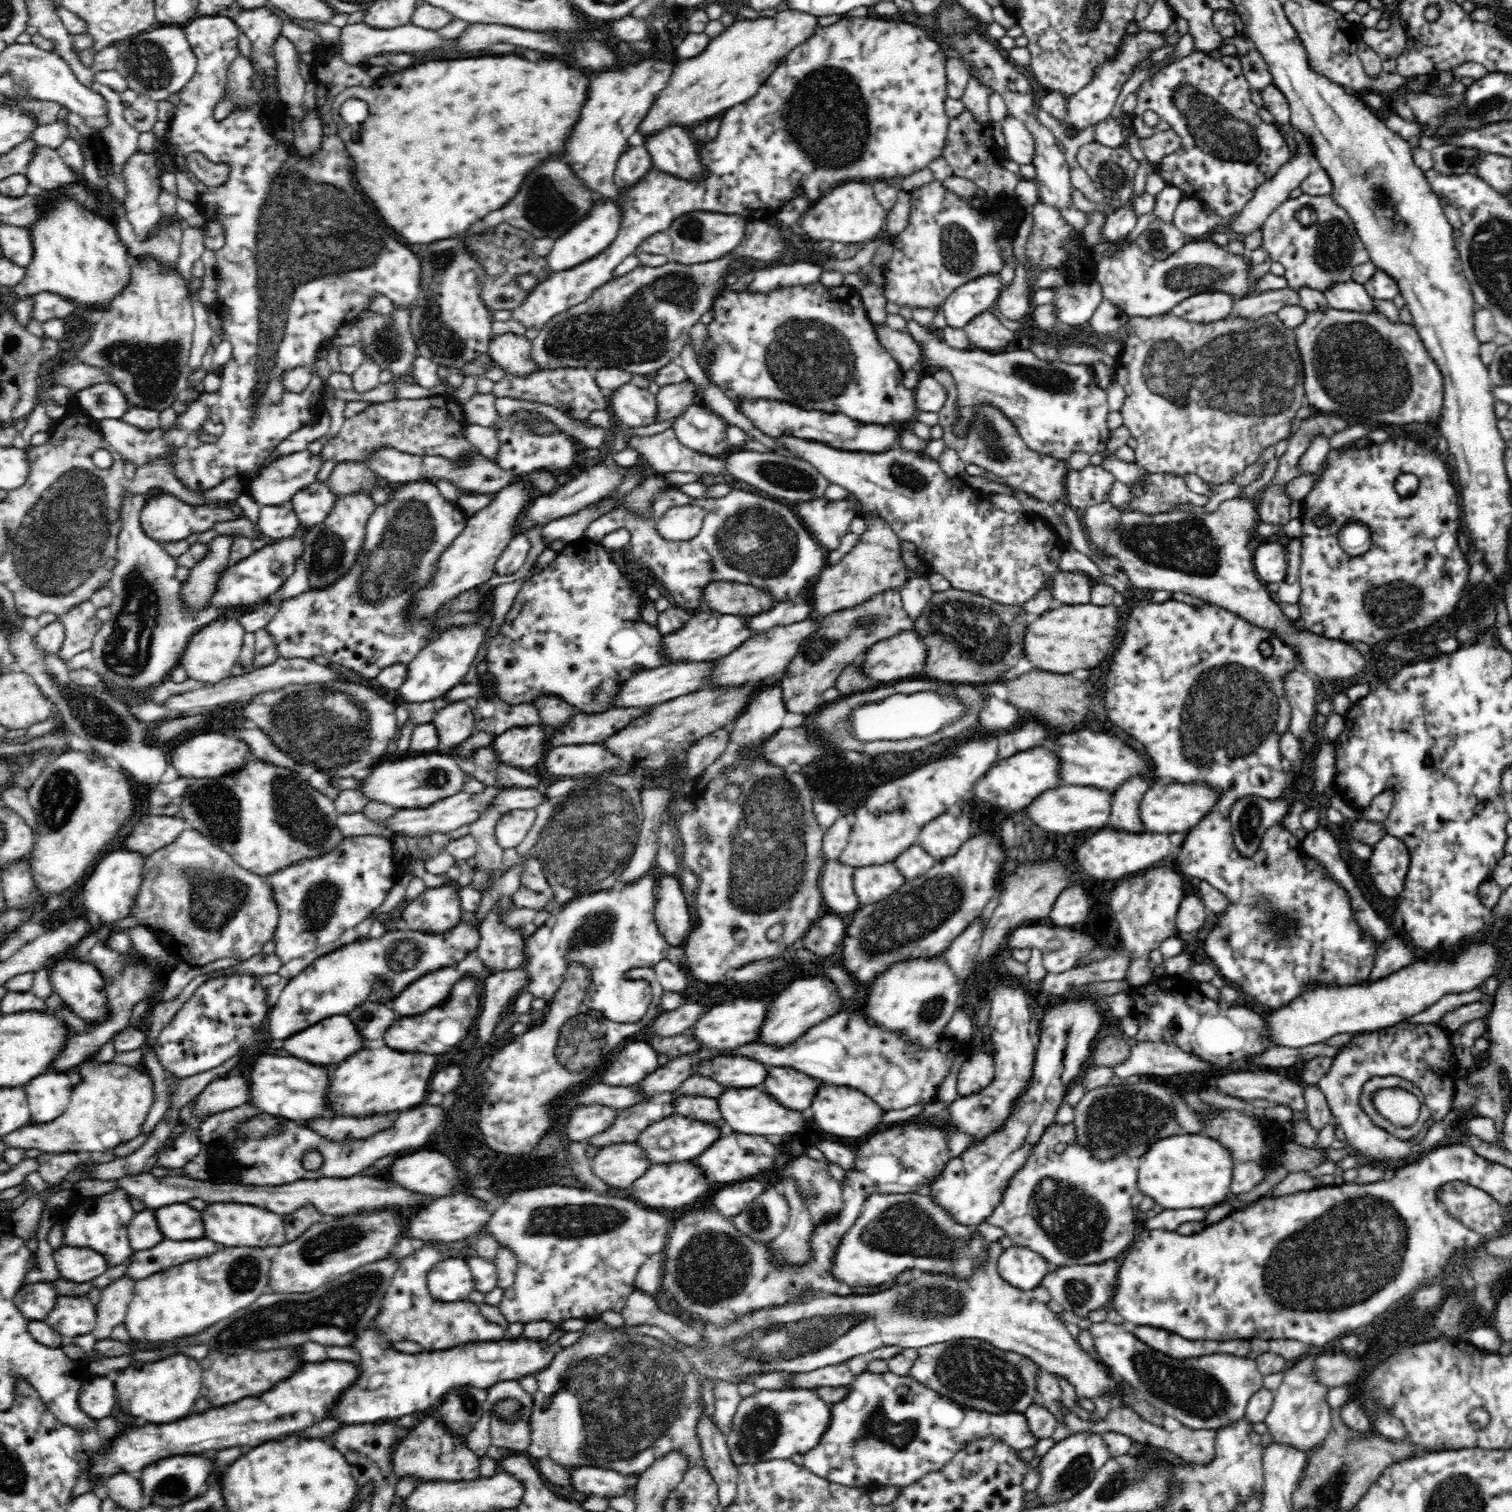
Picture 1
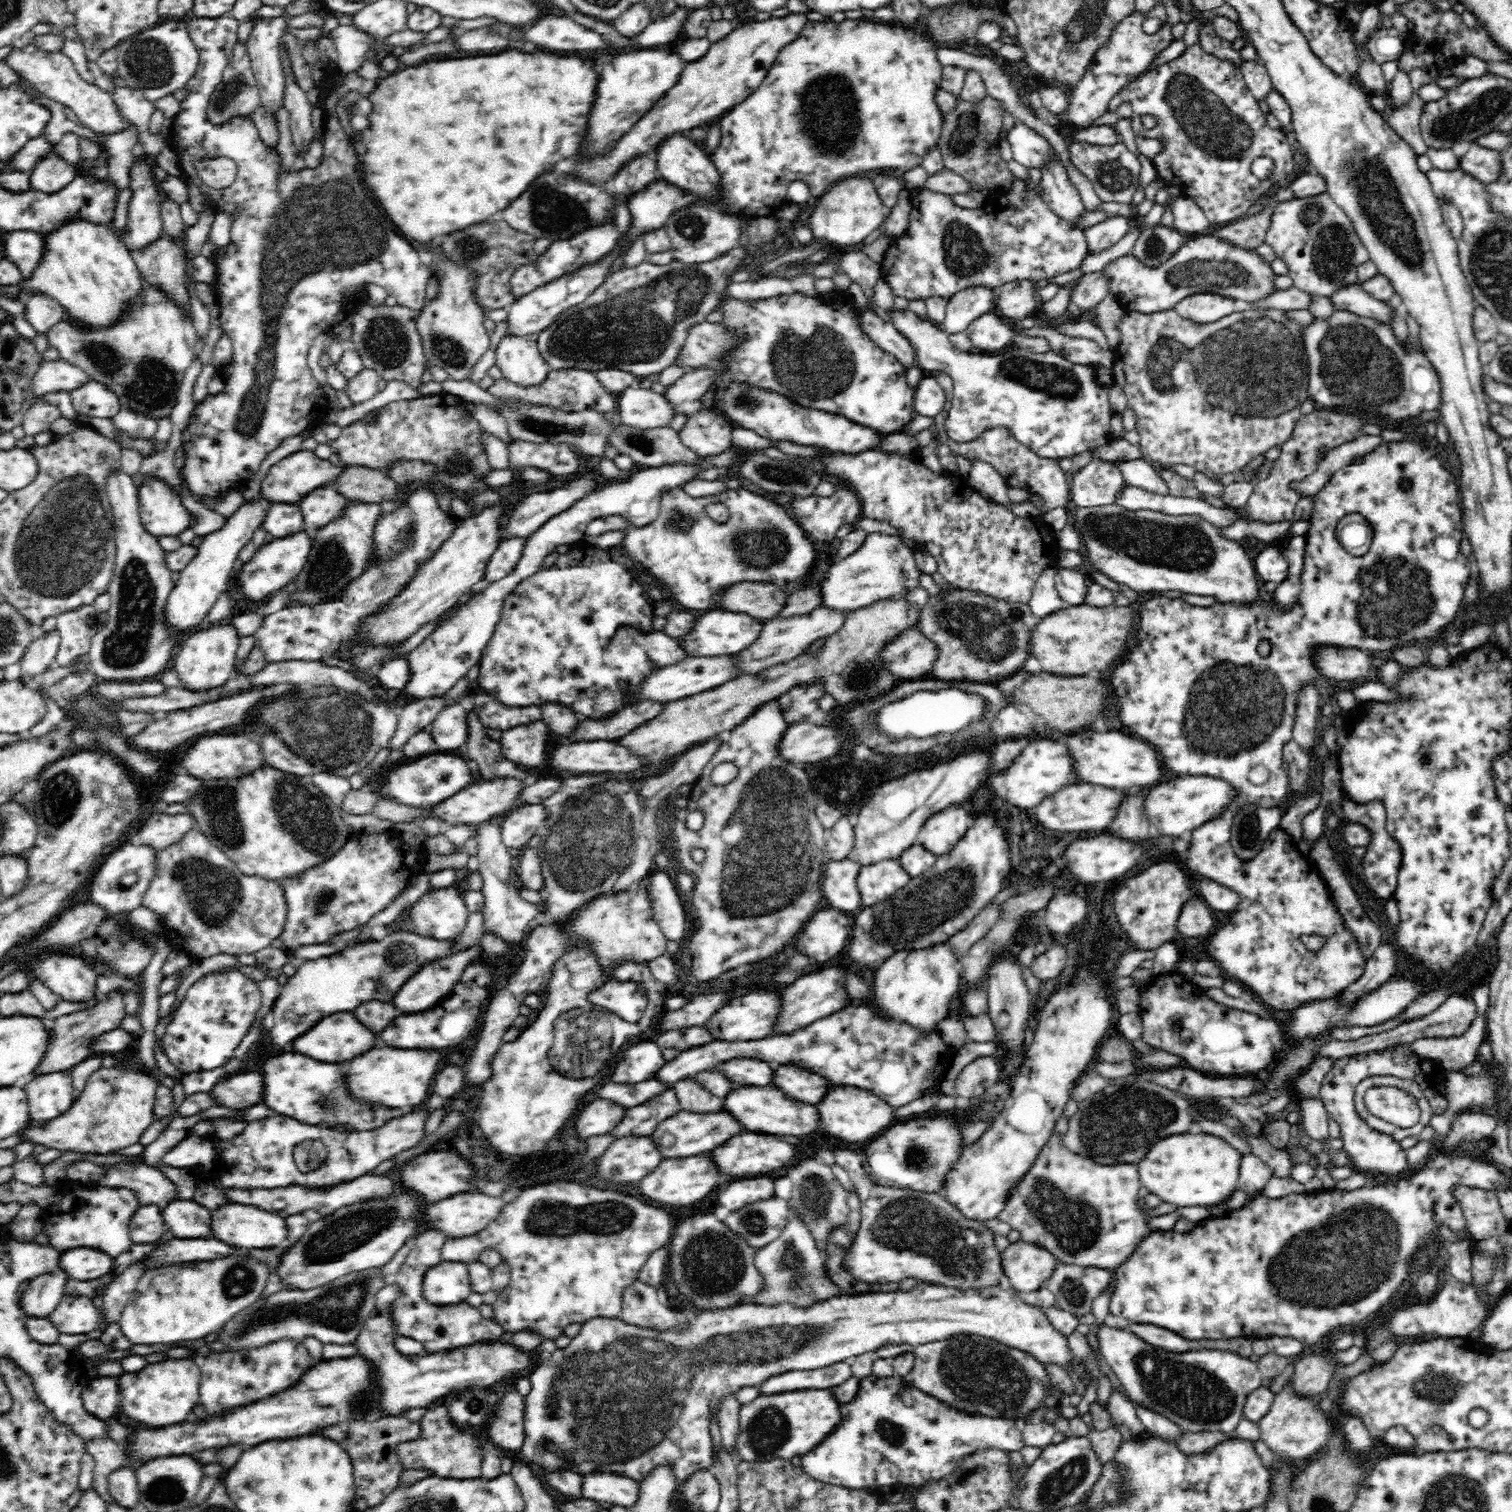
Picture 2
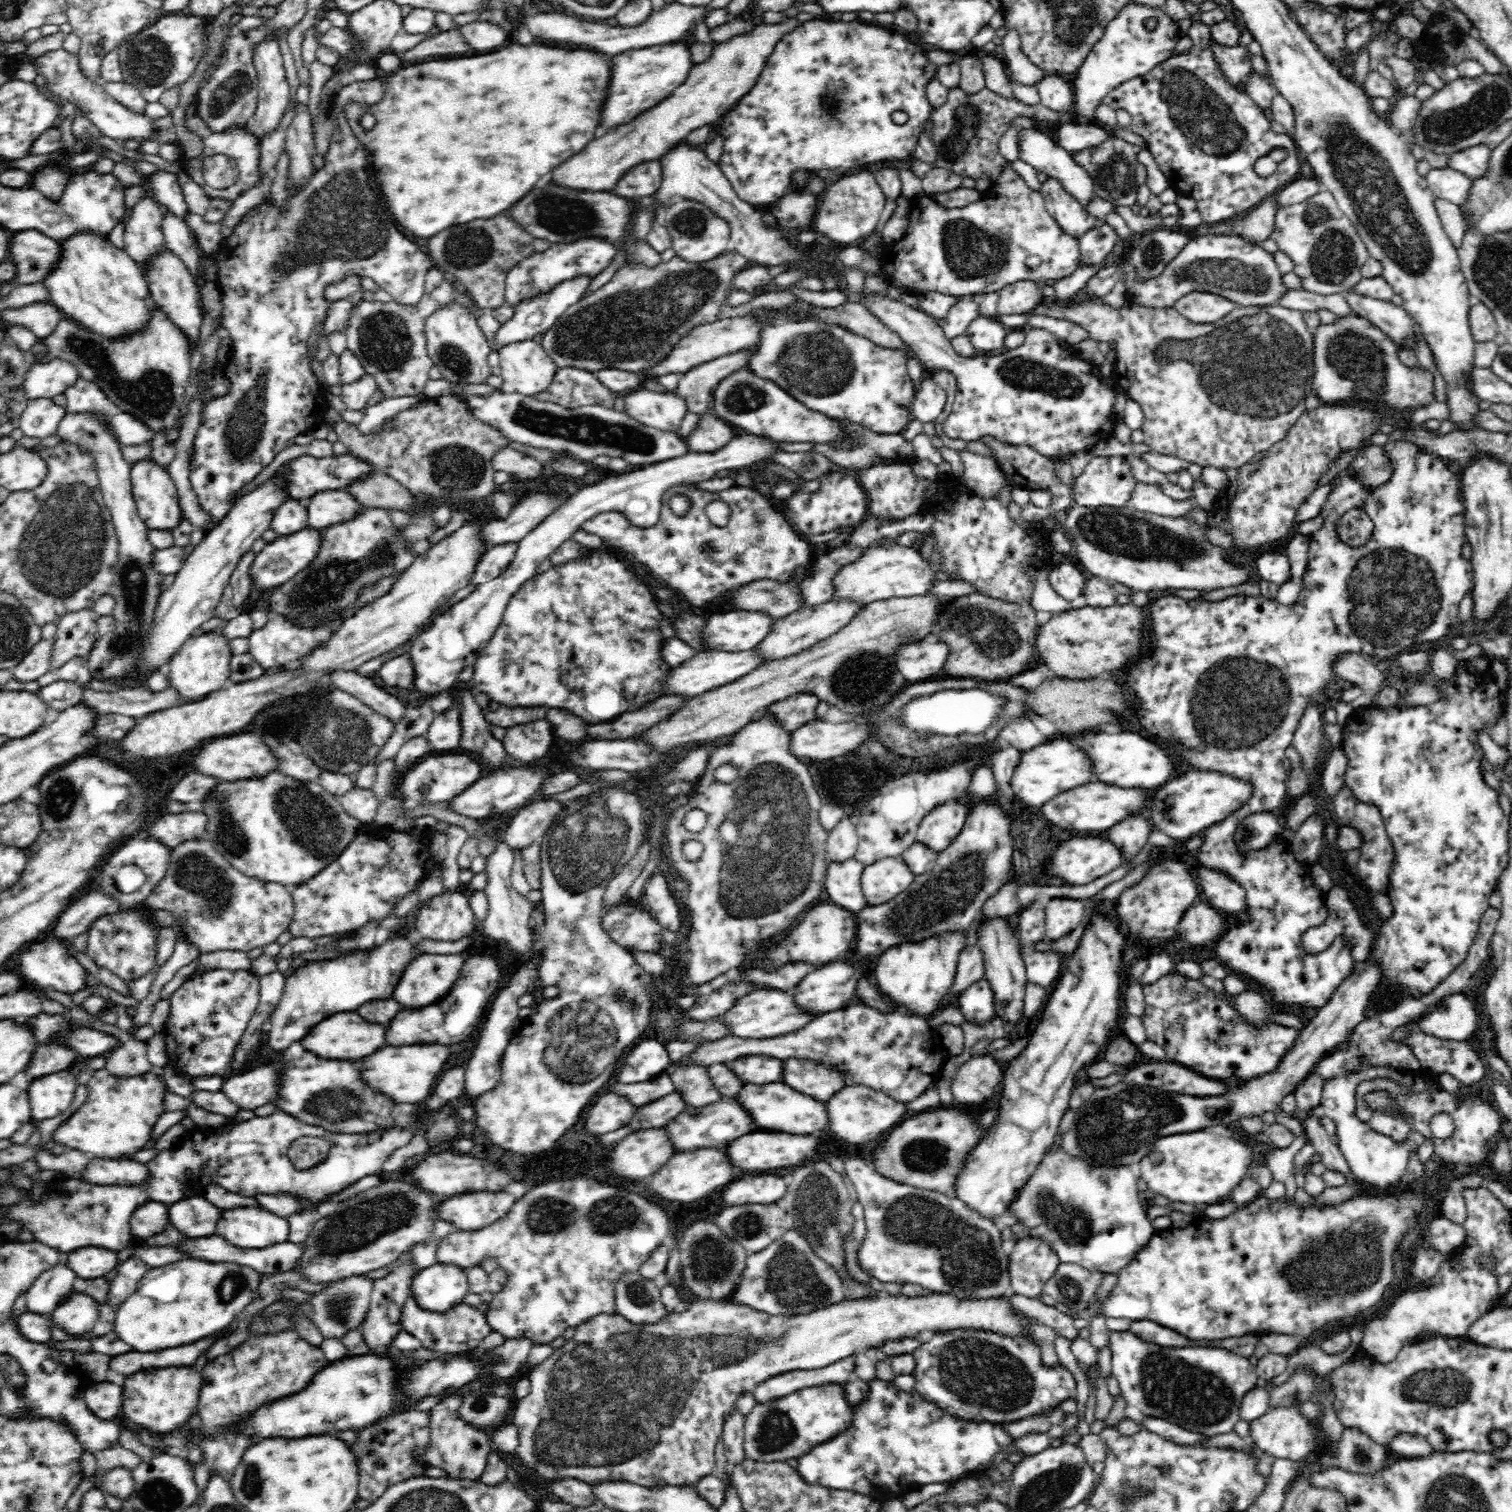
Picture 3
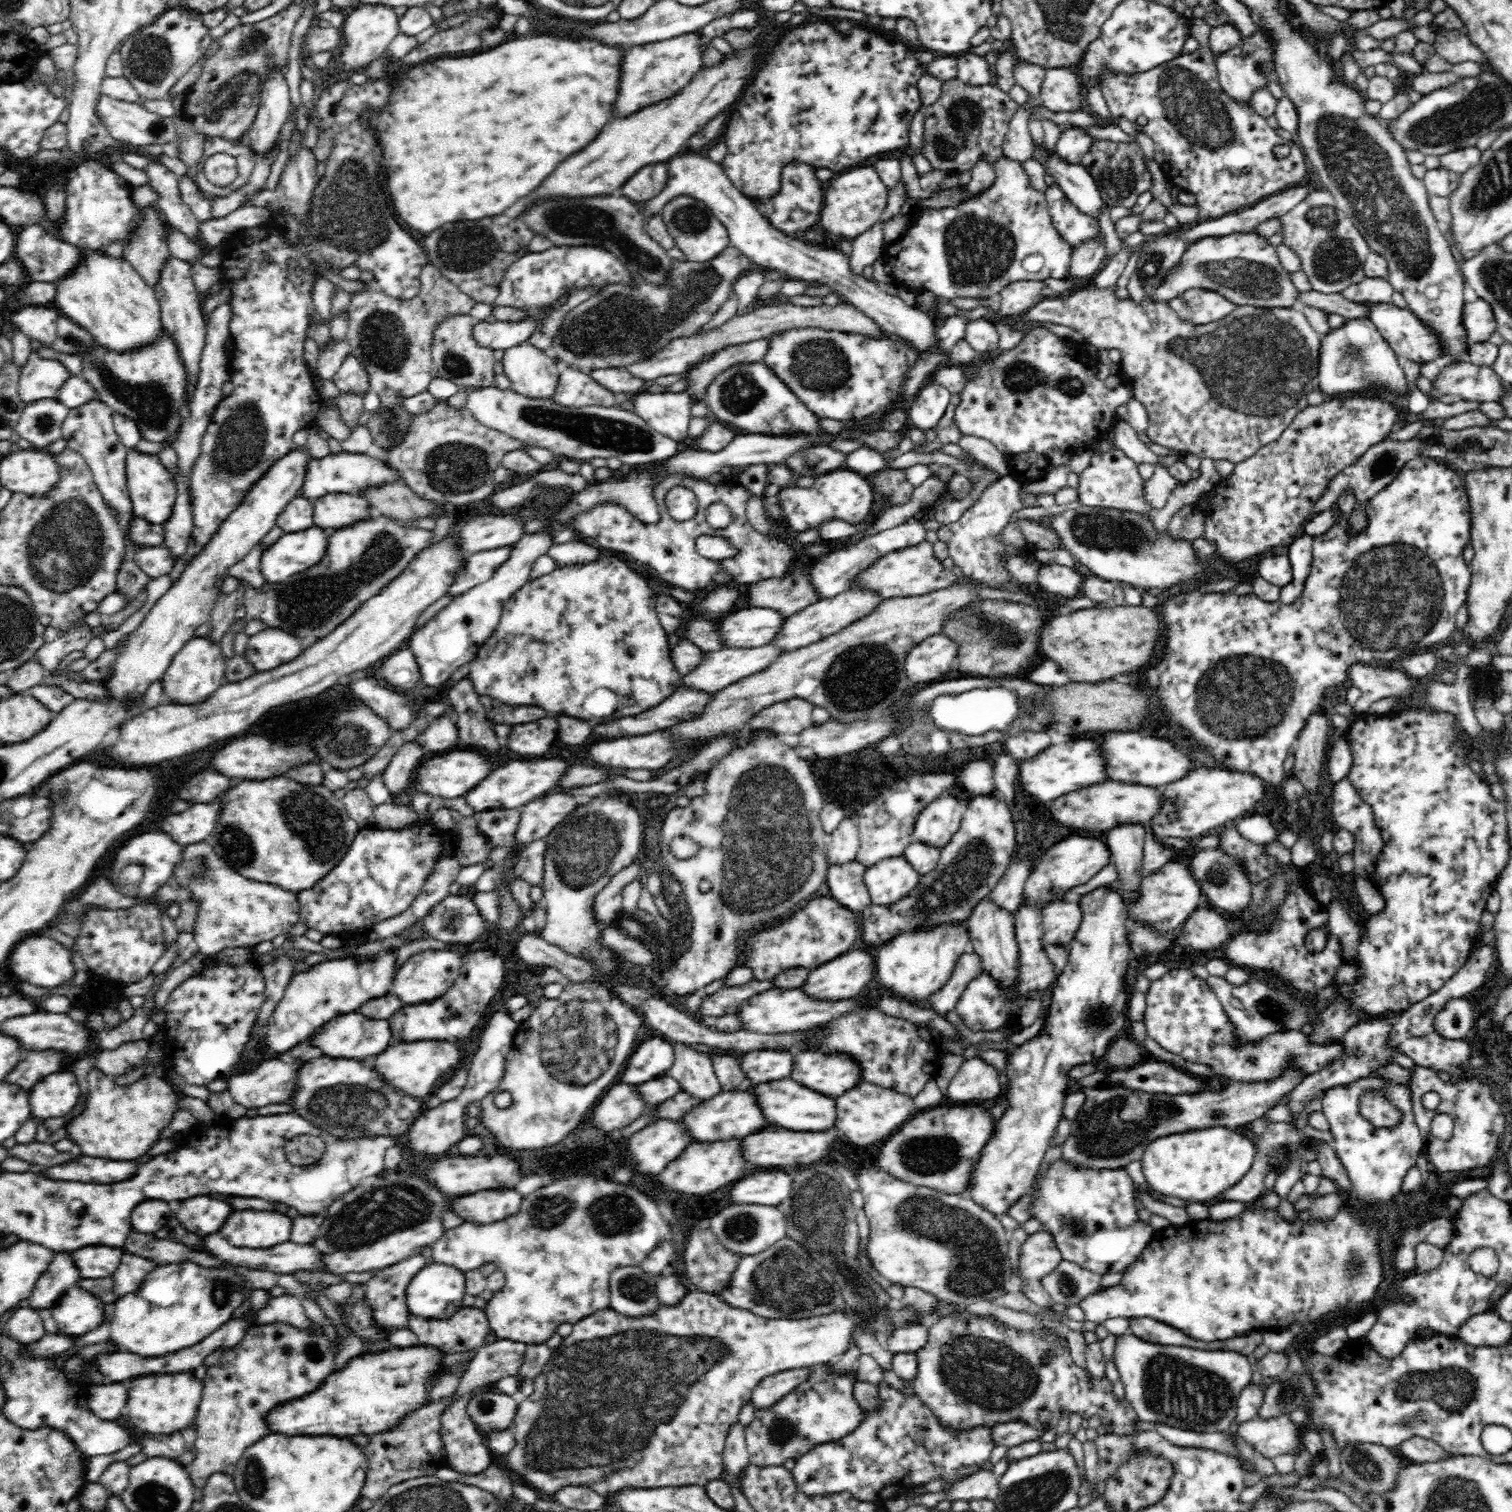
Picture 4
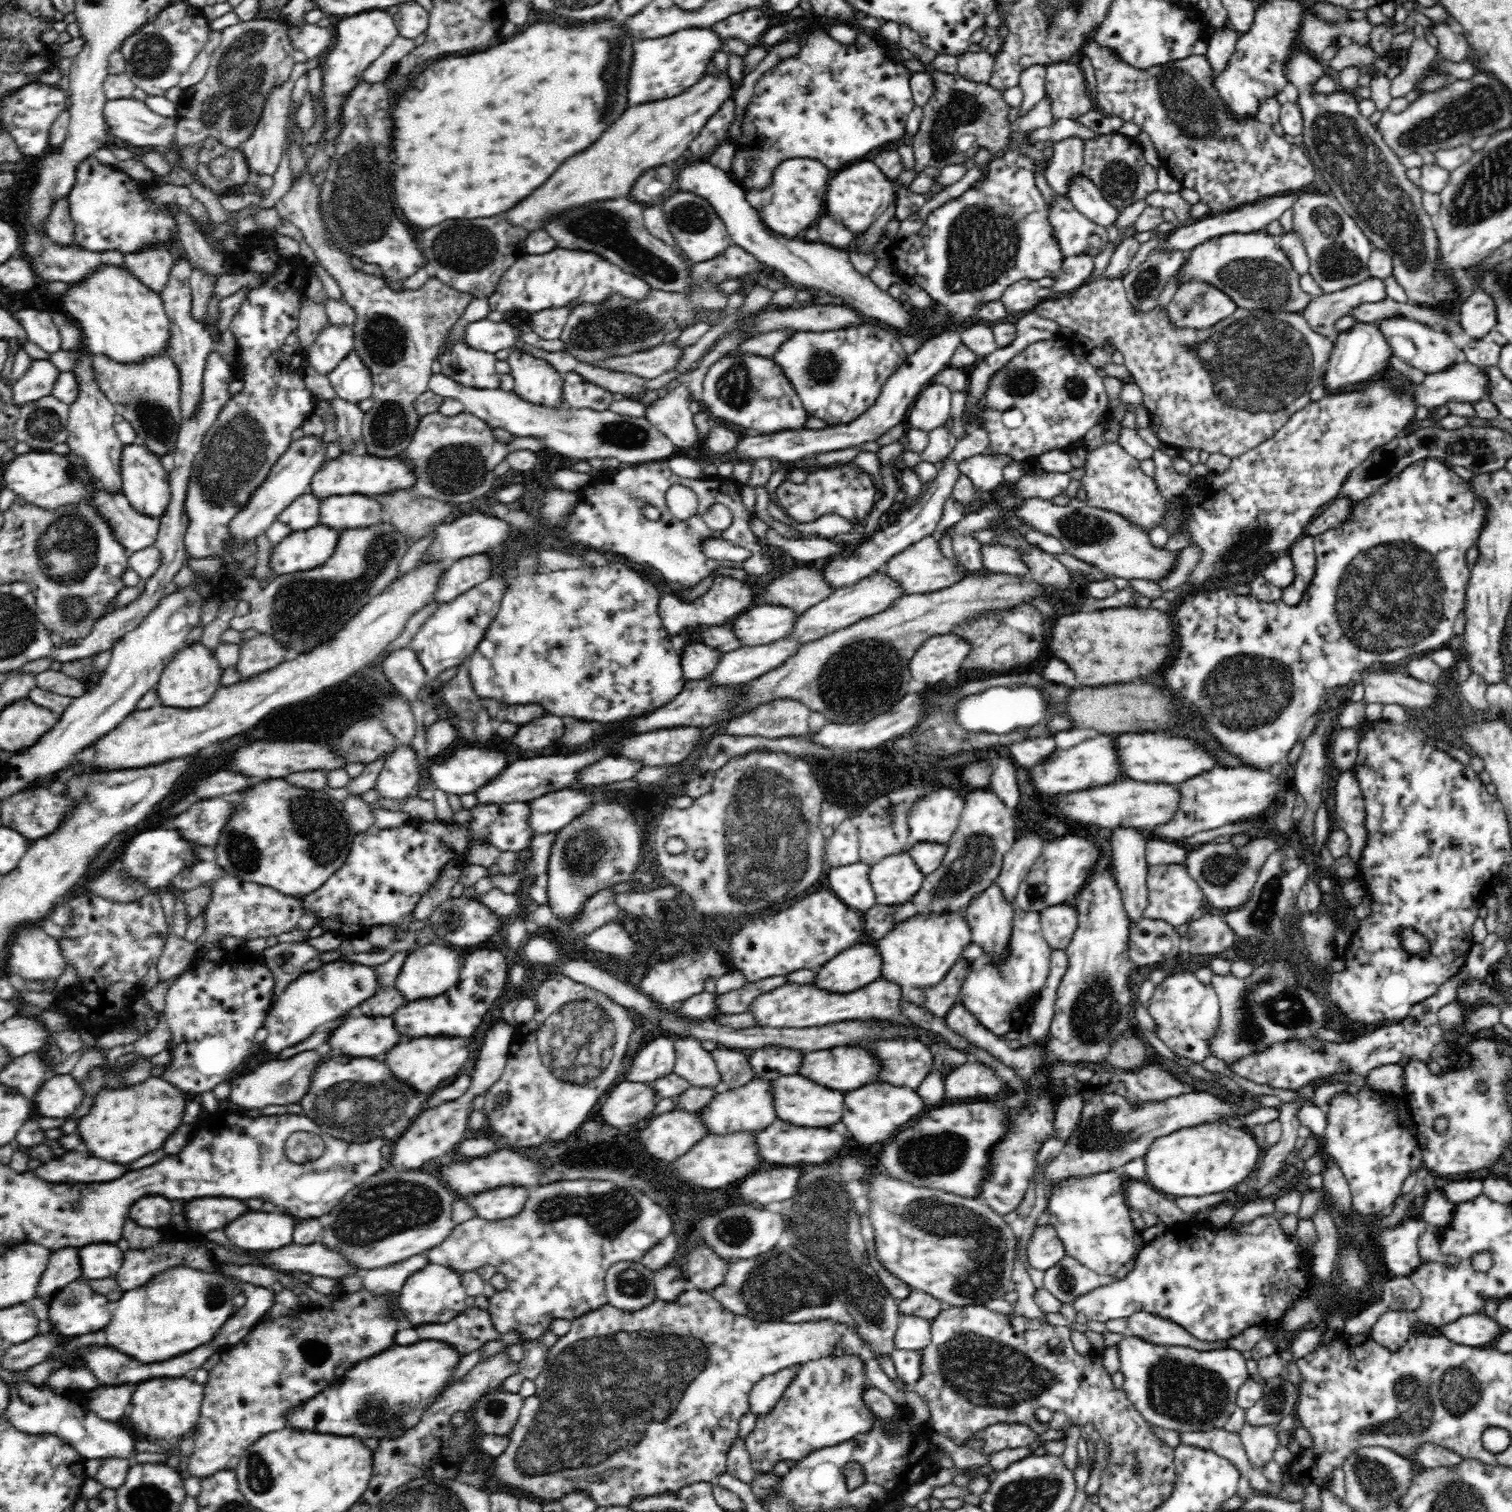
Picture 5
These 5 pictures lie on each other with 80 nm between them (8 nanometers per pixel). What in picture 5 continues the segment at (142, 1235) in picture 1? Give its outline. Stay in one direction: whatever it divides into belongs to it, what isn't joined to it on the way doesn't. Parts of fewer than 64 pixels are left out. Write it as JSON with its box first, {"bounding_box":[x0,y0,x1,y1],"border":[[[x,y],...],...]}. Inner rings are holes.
{"bounding_box":[129,1196,172,1228],"border":[[[144,1196],[130,1210],[129,1219],[142,1228],[167,1228],[172,1202],[160,1196]]]}

